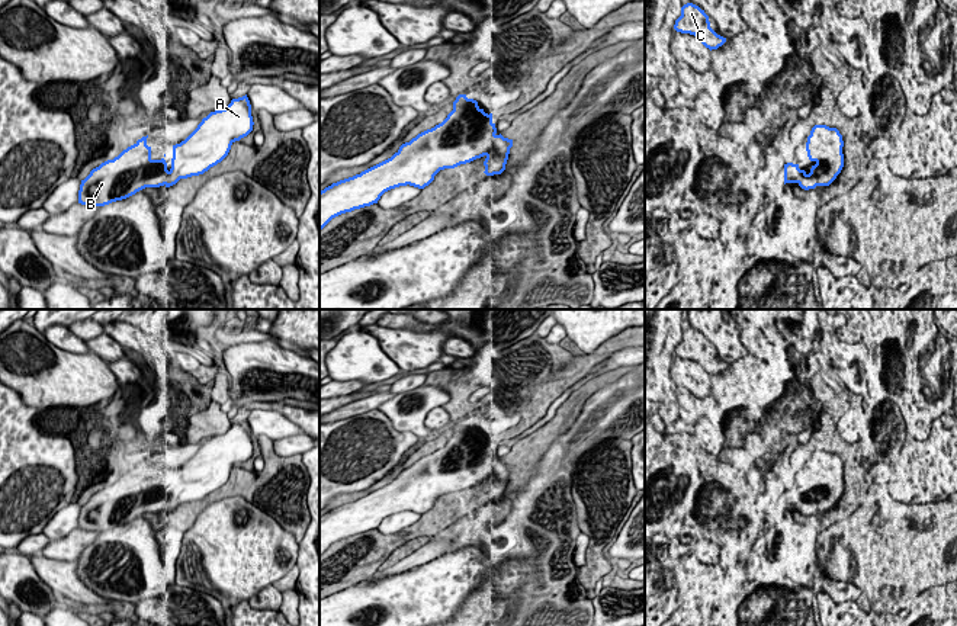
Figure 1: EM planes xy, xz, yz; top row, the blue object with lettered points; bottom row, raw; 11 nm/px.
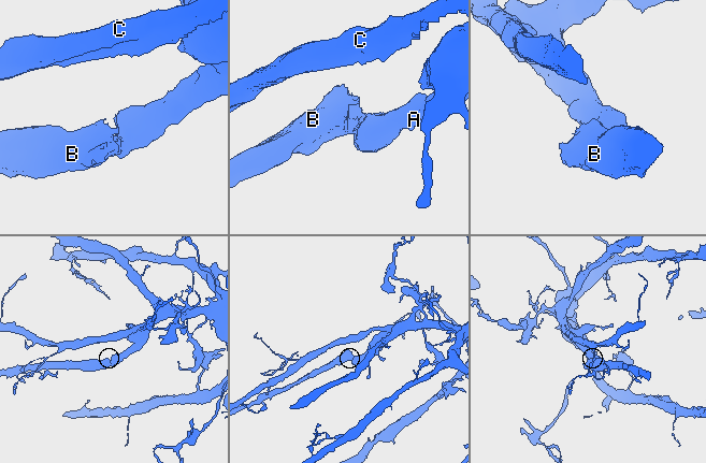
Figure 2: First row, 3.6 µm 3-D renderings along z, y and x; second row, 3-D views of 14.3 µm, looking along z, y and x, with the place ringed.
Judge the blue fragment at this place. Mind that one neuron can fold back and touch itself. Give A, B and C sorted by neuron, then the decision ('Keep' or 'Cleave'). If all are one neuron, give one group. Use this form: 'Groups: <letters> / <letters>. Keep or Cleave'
Groups: A B C. Keep

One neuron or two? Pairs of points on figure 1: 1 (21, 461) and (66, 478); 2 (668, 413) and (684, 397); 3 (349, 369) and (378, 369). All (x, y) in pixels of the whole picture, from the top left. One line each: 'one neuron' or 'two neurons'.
1: one neuron
2: two neurons
3: one neuron

